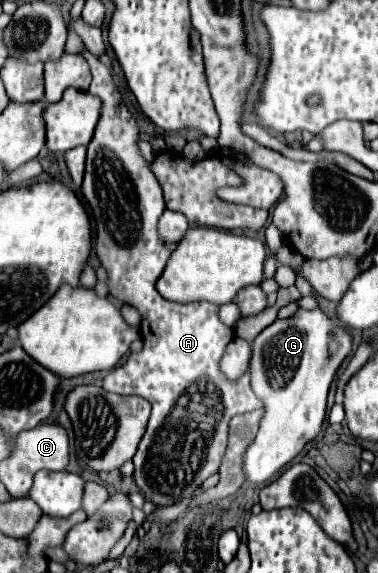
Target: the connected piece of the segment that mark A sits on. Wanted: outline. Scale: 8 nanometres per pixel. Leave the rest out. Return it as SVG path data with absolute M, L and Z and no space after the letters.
M88 50L80 52L92 70L92 84L90 94L102 100L100 120L96 124L94 136L88 144L88 158L86 158L86 174L82 182L82 194L88 202L90 216L96 224L96 254L102 266L108 272L108 288L110 294L120 300L122 304L134 306L140 316L140 334L144 340L144 348L136 354L130 354L126 364L114 368L104 378L104 390L116 394L136 394L146 398L152 404L152 418L148 428L138 444L134 454L134 480L142 488L144 498L154 506L170 506L180 502L182 498L194 494L198 486L212 474L218 472L220 460L226 452L228 442L228 422L236 414L252 412L262 408L262 402L250 388L250 374L244 374L240 380L230 382L218 368L218 362L224 354L228 342L234 340L234 330L218 320L218 306L210 302L192 302L192 304L178 304L162 298L156 290L156 280L160 278L168 258L170 248L158 236L158 218L164 212L164 198L162 188L150 170L150 164L138 150L140 128L136 116L128 110L122 92L116 88L112 80L112 70L106 68L94 54Z

